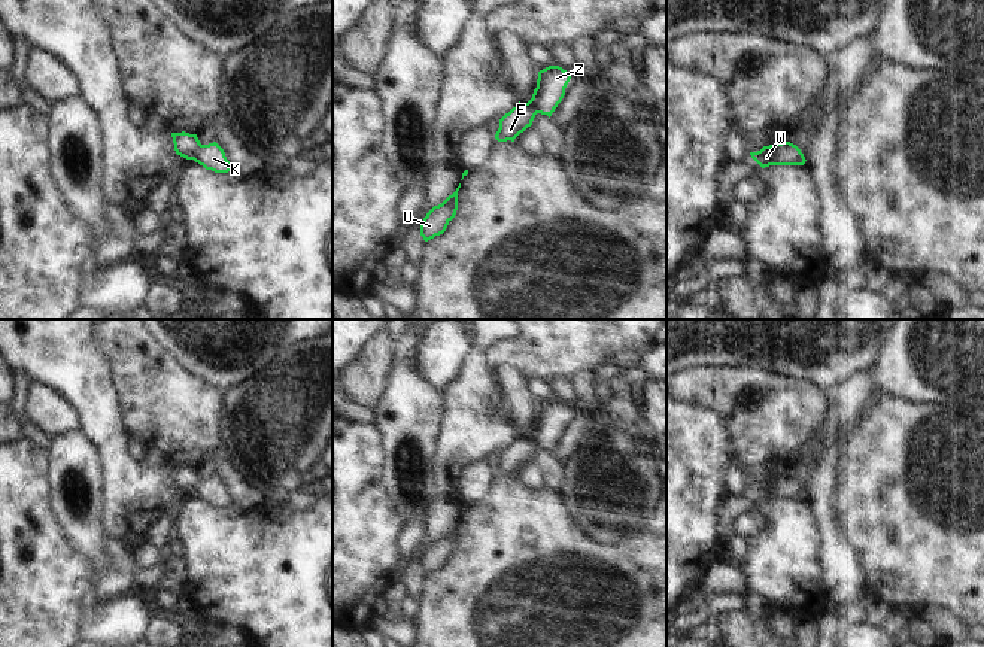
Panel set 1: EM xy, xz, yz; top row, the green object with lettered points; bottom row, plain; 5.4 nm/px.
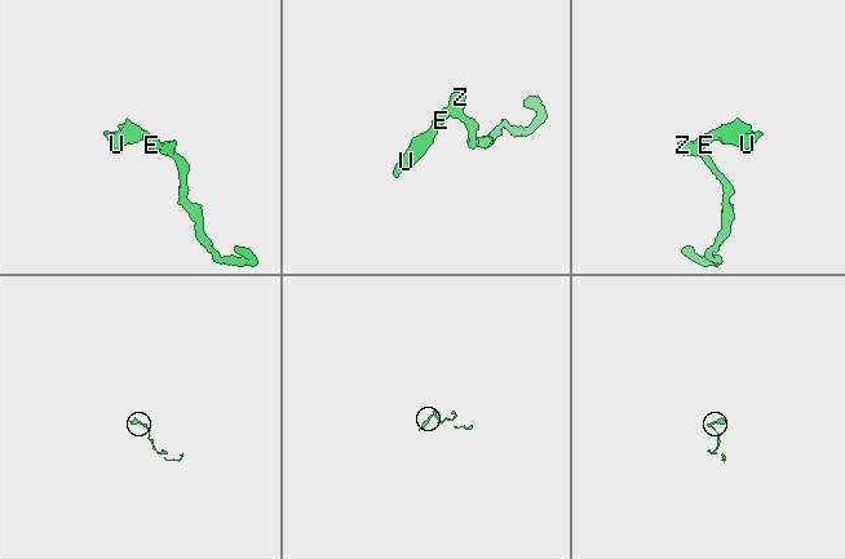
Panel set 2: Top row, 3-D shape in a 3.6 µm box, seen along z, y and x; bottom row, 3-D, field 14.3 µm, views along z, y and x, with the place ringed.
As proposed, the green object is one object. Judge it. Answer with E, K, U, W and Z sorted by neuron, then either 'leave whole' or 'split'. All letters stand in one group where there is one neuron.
groups E K U W Z; leave whole

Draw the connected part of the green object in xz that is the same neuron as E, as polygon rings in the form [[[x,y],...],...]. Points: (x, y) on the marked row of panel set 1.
[[[549,66],[540,70],[532,98],[528,103],[519,101],[516,107],[499,119],[495,139],[498,142],[514,142],[520,133],[532,125],[537,113],[550,118],[562,101],[570,79],[571,75],[559,66]]]

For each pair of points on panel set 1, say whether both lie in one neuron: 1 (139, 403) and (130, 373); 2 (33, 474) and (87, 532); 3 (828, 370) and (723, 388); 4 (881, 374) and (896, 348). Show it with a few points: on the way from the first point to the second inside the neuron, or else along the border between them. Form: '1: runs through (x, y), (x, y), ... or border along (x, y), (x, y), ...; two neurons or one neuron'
1: runs through (139, 395), (137, 380); one neuron
2: border along (49, 455), (51, 509), (58, 525); two neurons
3: border along (755, 365), (808, 380), (820, 389); two neurons
4: runs through (887, 368), (896, 360), (896, 354); one neuron

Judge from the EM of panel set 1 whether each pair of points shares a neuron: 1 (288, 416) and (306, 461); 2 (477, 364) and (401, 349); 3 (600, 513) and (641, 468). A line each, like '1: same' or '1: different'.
1: same
2: different
3: same

